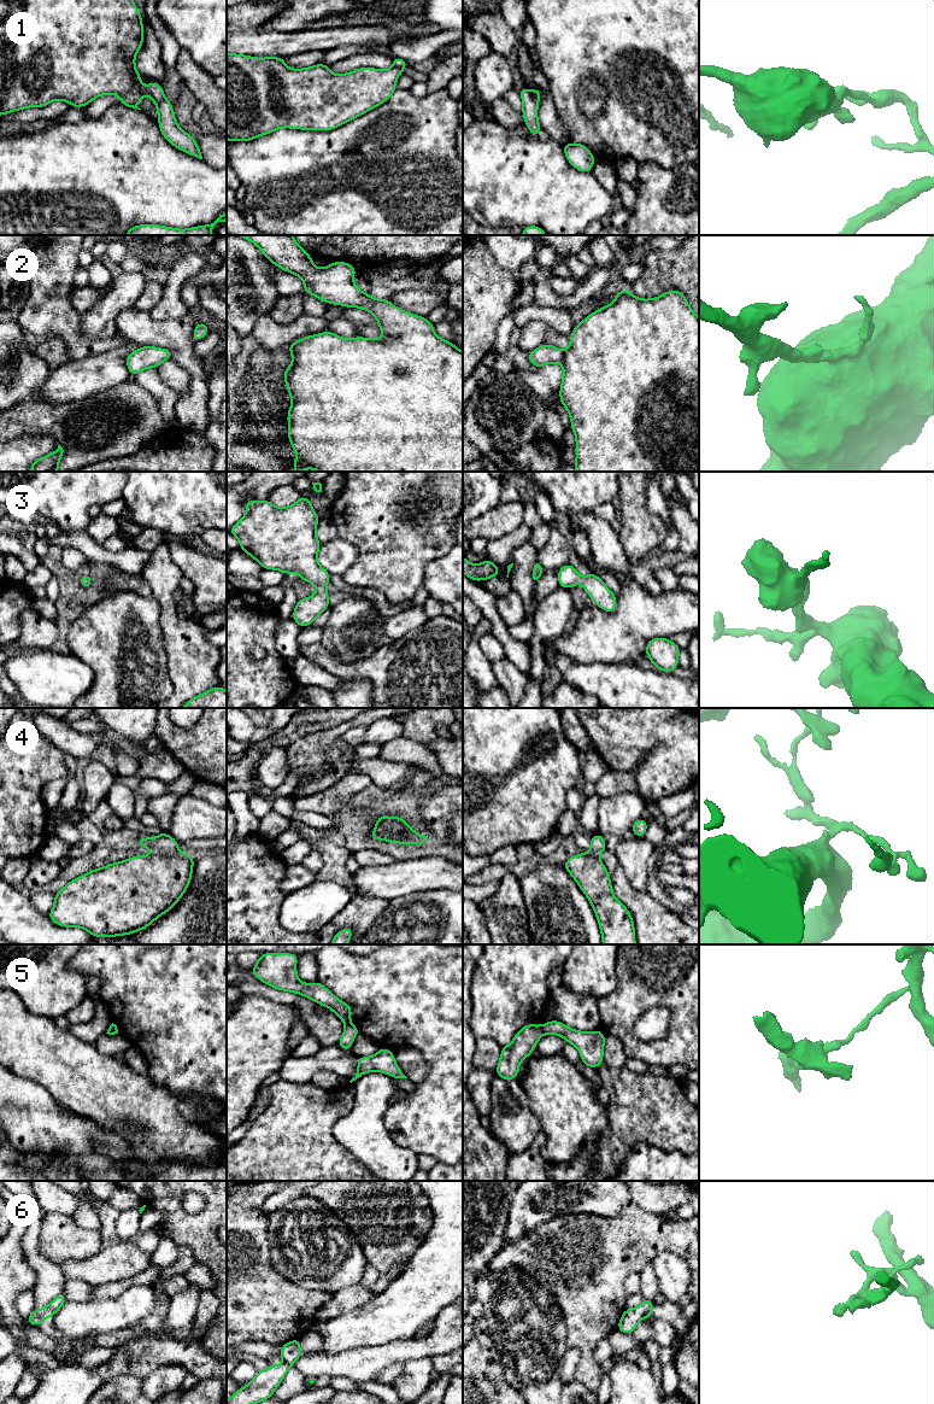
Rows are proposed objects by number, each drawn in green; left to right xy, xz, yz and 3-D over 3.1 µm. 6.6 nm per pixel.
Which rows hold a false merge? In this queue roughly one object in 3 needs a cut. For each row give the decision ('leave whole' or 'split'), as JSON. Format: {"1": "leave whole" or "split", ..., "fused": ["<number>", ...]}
{"1": "split", "2": "leave whole", "3": "leave whole", "4": "split", "5": "split", "6": "split", "fused": ["1", "4", "5", "6"]}

